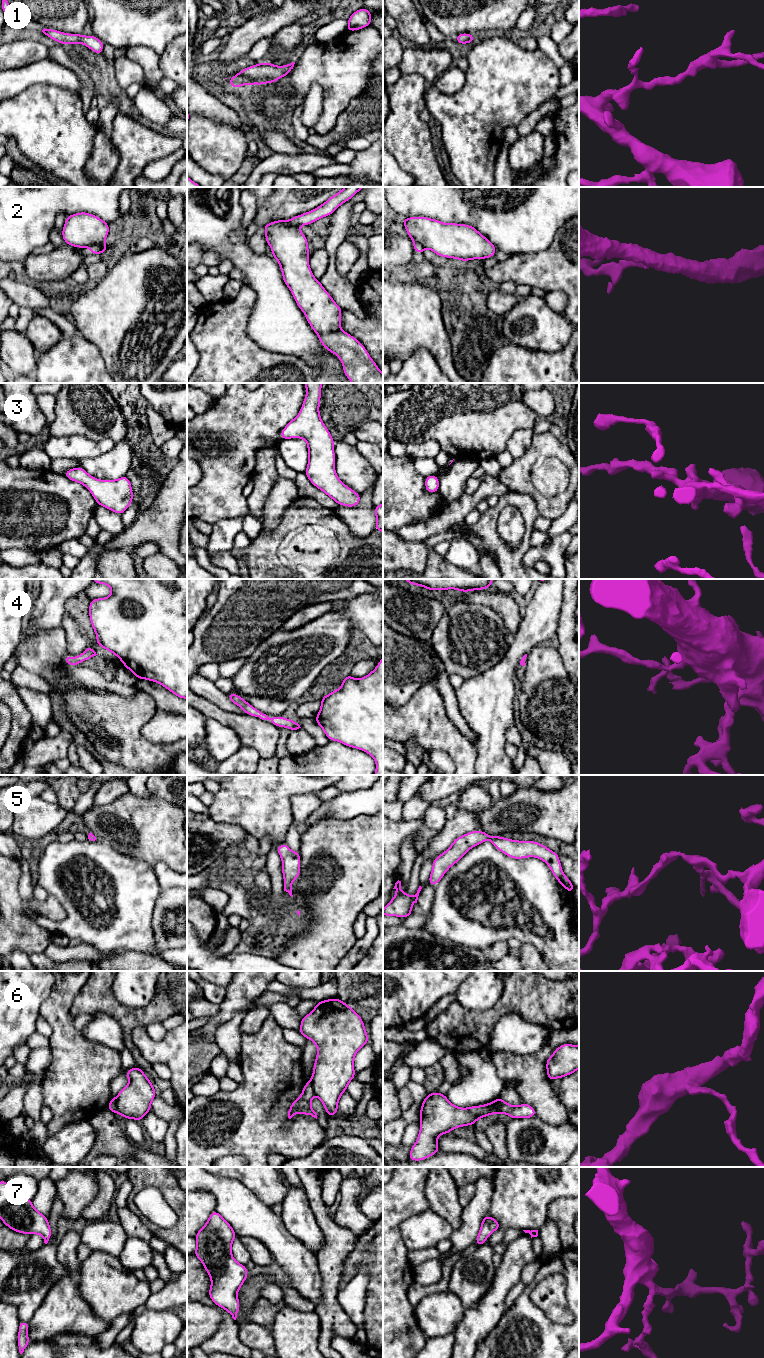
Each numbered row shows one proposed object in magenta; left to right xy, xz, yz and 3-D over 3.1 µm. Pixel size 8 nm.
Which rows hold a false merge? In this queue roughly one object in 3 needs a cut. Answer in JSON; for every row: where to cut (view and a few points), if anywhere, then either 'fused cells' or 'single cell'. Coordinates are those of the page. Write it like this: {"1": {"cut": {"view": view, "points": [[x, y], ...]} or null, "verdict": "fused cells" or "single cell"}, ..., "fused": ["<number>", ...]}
{"1": {"cut": null, "verdict": "single cell"}, "2": {"cut": {"view": "xy", "points": [[103, 242], [88, 246]]}, "verdict": "fused cells"}, "3": {"cut": null, "verdict": "single cell"}, "4": {"cut": null, "verdict": "single cell"}, "5": {"cut": null, "verdict": "single cell"}, "6": {"cut": {"view": "xy", "points": [[115, 1098], [116, 1112]]}, "verdict": "fused cells"}, "7": {"cut": null, "verdict": "single cell"}, "fused": ["2", "6"]}

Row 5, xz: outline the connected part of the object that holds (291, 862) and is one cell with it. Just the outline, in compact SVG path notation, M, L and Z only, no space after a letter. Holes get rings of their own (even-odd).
M286 843L277 847L277 852L282 859L282 874L284 878L284 891L292 895L292 882L300 875L300 852L292 851Z

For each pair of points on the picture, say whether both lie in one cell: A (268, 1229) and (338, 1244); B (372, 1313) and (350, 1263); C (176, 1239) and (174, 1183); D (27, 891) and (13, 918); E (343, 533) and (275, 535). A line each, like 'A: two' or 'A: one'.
A: two
B: one
C: one
D: two
E: one

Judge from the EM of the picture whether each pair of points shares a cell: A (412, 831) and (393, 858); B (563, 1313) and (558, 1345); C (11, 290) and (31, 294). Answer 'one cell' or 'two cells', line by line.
A: one cell
B: two cells
C: one cell

